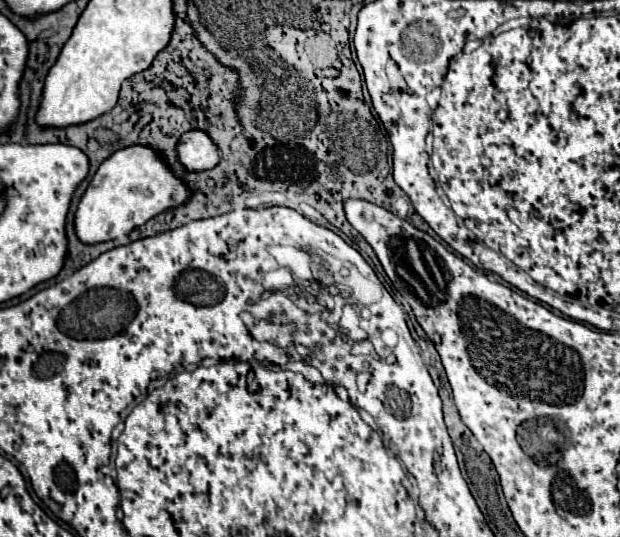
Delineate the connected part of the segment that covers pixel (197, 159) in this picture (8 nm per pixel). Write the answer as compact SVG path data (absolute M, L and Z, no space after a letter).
M198 129L188 131L180 137L180 141L176 145L176 155L178 155L178 161L182 163L182 167L190 173L212 169L220 161L220 153L218 153L218 147L214 145L214 141L210 141L208 135Z

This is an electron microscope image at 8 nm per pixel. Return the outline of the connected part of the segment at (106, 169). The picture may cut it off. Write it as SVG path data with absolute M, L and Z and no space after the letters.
M134 145L120 149L108 157L92 177L86 193L82 195L76 217L74 231L84 245L96 245L110 239L118 239L132 229L144 225L158 213L186 203L190 197L186 185L178 181L172 171L164 165L162 157L150 147Z

